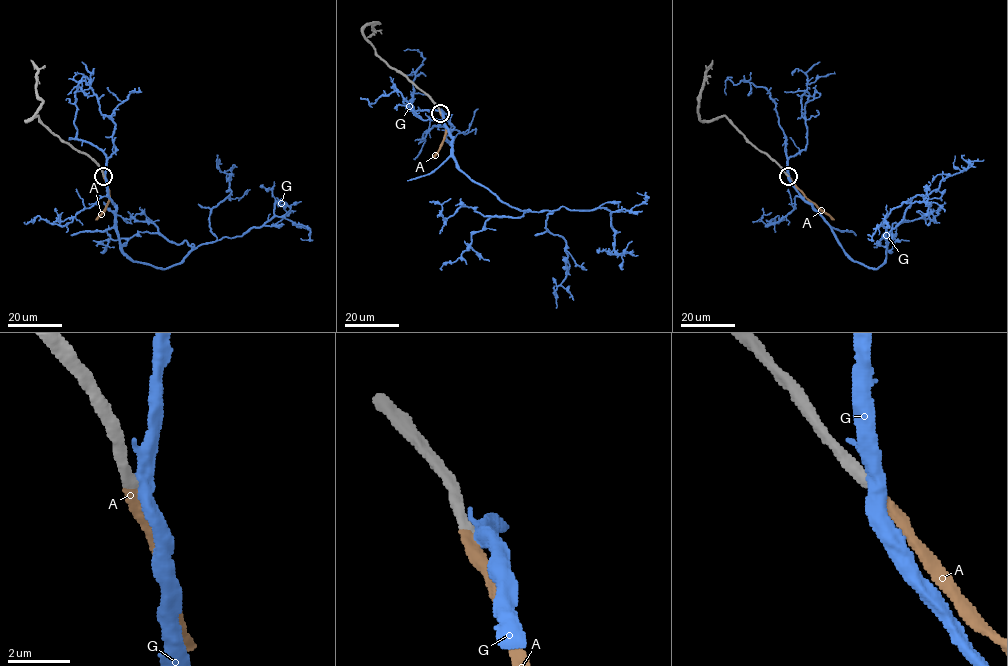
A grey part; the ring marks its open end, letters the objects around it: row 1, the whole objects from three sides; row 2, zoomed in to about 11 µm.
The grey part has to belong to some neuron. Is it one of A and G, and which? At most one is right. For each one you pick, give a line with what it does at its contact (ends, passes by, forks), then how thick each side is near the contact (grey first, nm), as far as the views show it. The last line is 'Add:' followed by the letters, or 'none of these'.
A: it ends; calibres 360 and 360 nm
Add: A

